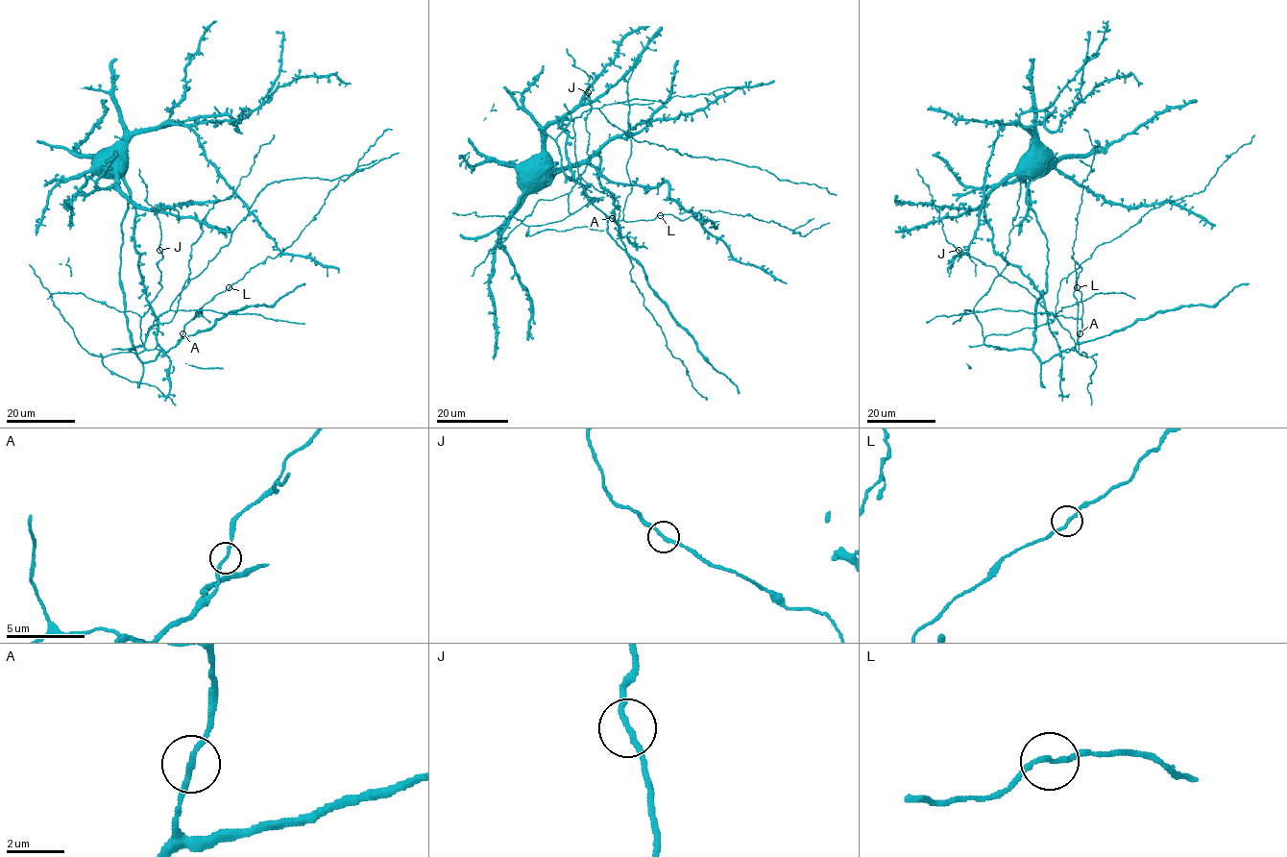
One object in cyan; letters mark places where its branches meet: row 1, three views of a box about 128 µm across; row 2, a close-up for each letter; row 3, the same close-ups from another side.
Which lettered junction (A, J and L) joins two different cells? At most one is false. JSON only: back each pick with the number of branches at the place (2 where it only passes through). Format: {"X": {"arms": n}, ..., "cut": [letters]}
{"cut": []}

